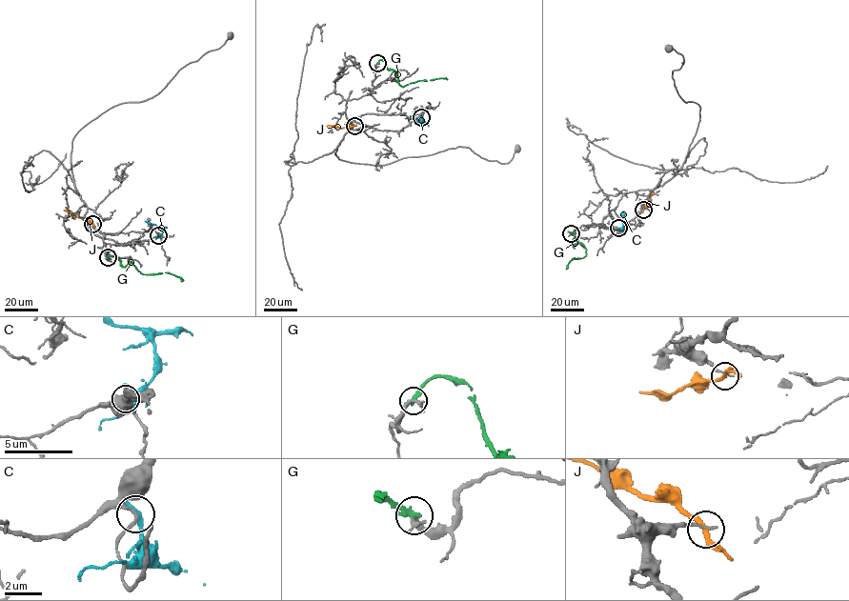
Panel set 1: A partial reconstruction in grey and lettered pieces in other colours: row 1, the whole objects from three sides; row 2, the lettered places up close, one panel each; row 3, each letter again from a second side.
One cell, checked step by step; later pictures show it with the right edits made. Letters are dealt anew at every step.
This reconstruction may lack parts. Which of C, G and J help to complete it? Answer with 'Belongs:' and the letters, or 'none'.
Belongs: none

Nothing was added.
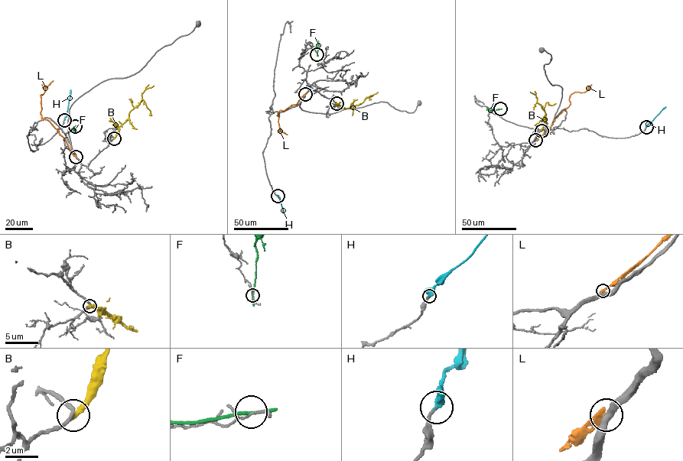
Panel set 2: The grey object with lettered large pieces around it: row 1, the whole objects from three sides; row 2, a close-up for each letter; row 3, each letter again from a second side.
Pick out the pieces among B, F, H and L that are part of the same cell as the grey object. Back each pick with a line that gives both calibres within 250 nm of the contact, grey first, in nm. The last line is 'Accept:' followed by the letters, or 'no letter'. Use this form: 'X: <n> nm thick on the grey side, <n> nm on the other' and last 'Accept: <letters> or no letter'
H: 190 nm thick on the grey side, 500 nm on the other
Accept: H

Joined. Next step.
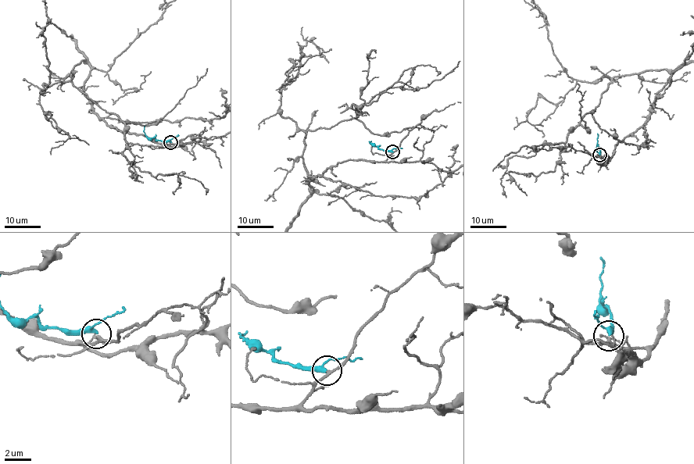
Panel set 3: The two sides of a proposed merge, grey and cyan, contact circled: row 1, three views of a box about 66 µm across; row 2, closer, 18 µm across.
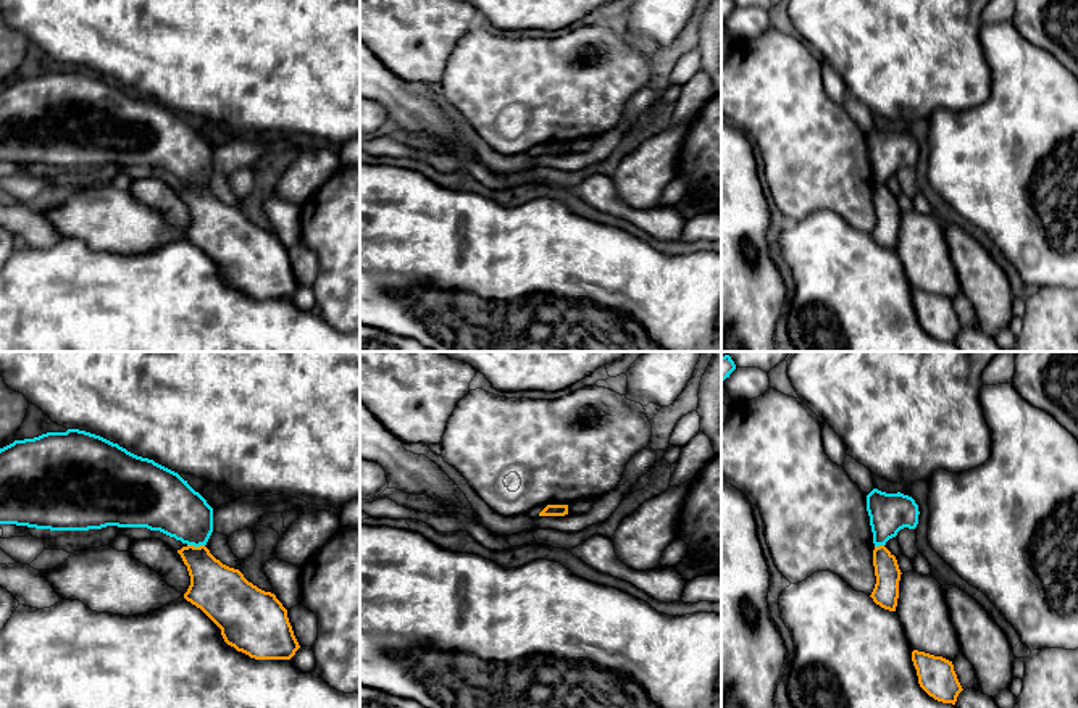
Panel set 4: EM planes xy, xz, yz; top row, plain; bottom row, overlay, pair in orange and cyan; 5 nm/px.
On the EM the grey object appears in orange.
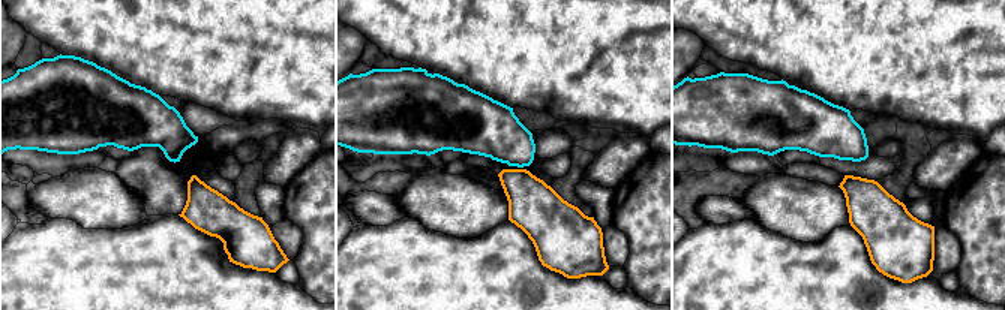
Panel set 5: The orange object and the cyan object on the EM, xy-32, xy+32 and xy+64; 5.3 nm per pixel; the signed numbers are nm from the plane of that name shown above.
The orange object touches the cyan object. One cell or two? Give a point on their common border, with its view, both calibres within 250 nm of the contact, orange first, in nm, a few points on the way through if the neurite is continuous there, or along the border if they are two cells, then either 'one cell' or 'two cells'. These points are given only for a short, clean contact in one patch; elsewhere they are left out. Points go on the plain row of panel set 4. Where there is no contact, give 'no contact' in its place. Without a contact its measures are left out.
meets orange in xy at (196, 186); 260 nm thick on the orange side, 280 nm on the other; border along xy (188, 183), (204, 184); two cells

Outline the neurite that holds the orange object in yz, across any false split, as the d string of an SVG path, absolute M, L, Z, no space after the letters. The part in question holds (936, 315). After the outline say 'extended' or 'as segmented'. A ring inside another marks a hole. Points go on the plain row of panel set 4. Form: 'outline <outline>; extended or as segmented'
outline M918 289L912 290L912 300L920 326L934 339L955 344L963 327L952 300Z; as segmented

